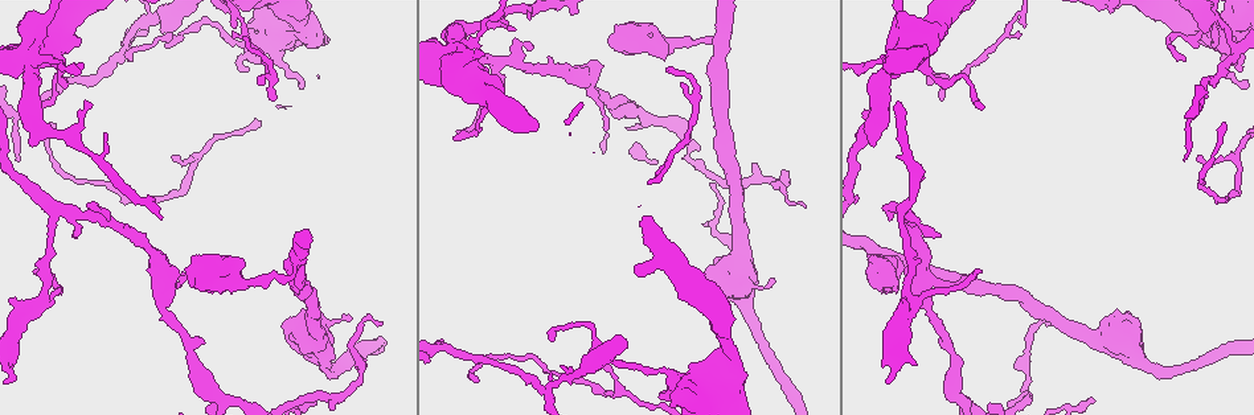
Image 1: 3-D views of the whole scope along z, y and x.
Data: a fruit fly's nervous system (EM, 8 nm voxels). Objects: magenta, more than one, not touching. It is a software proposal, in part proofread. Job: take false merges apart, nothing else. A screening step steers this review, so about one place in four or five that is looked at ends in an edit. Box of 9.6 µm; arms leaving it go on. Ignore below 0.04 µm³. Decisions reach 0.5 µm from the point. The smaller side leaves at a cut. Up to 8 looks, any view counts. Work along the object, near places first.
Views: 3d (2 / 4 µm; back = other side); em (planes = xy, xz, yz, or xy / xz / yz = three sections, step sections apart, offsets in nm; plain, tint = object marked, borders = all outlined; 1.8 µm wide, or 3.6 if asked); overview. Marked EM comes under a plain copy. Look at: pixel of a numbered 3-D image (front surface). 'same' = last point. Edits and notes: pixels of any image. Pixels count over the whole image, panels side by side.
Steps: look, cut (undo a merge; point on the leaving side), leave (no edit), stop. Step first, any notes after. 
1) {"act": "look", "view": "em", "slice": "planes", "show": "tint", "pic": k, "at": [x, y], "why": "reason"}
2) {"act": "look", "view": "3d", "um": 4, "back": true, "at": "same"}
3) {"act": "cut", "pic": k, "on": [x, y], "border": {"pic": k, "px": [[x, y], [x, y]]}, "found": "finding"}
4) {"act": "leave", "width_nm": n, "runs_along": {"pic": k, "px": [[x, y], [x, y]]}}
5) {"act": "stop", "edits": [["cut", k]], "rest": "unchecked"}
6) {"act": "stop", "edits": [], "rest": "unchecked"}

{"act": "look", "view": "em", "slice": "yz", "step": 4, "show": "tint", "pic": 1, "at": [18, 118], "why": "abrupt turn"}

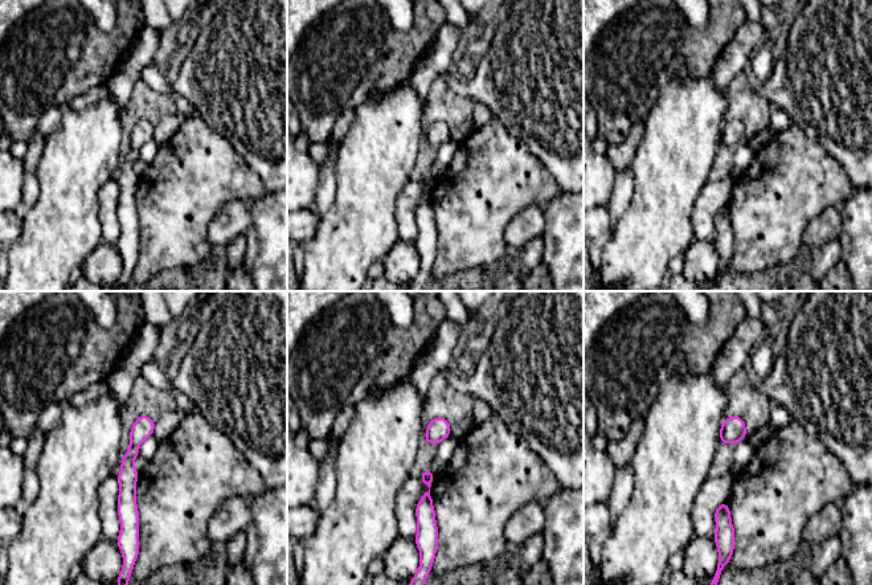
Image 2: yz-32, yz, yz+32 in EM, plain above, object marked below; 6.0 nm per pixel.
{"act": "look", "view": "em", "slice": "planes", "show": "tint", "at": "same"}

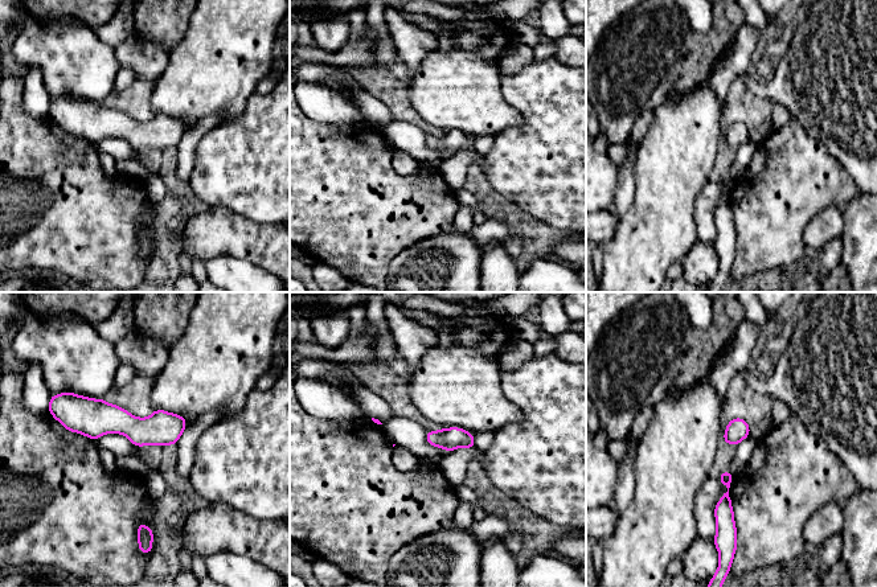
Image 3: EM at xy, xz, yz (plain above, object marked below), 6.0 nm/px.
{"act": "leave", "runs_along": {"pic": 3, "px": [[65, 421], [183, 423]]}, "found": "all the same cell"}

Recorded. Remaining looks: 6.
{"act": "look", "view": "em", "um": 3.6, "slice": "xy", "step": 16, "show": "tint", "pic": 1, "at": [451, 51], "why": "thin neck"}

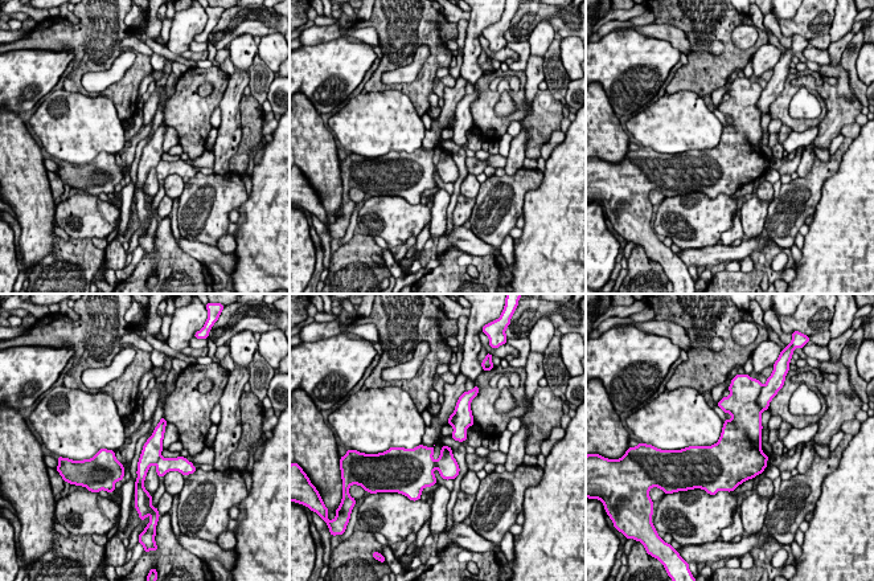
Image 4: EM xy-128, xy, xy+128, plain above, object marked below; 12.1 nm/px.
{"act": "look", "view": "em", "um": 3.6, "slice": "planes", "show": "tint", "at": "same"}

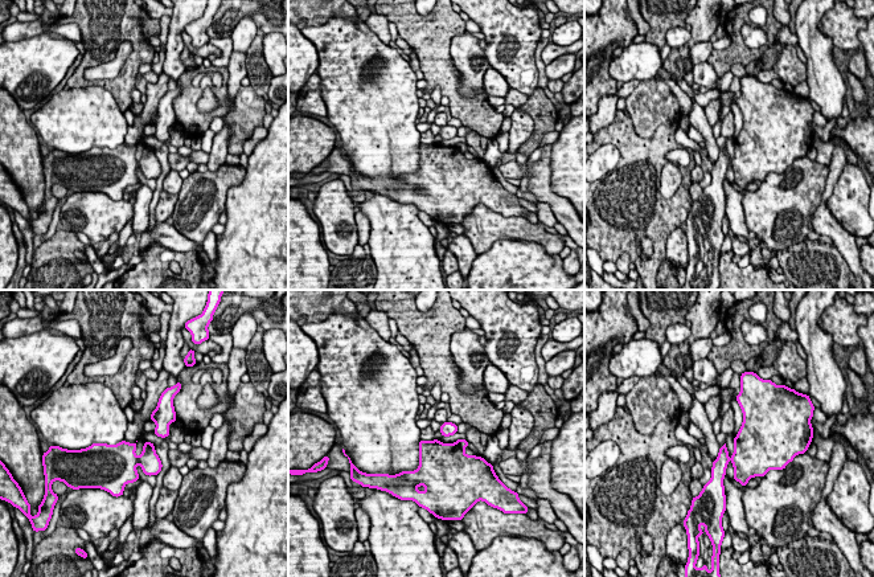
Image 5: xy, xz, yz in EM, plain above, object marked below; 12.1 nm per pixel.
{"act": "cut", "pic": 5, "on": [165, 414], "width_nm": 200, "border": {"pic": 5, "px": [[158, 408], [154, 421]]}, "found": "two cells meet here"}

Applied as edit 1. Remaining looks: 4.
{"act": "look", "view": "overview", "why": "redraw"}

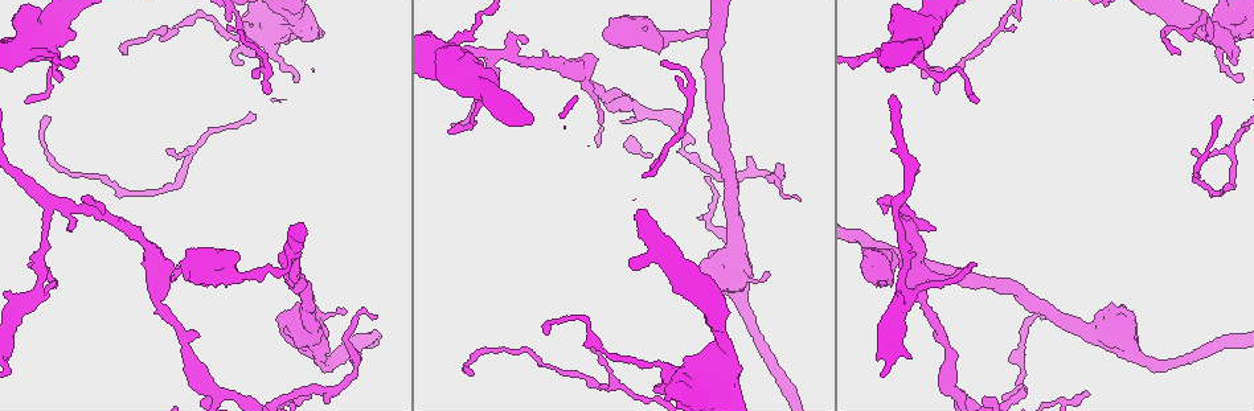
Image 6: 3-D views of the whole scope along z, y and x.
{"act": "look", "view": "em", "slice": "xz", "step": 4, "show": "tint", "pic": 6, "at": [476, 52], "why": "sharp bend"}

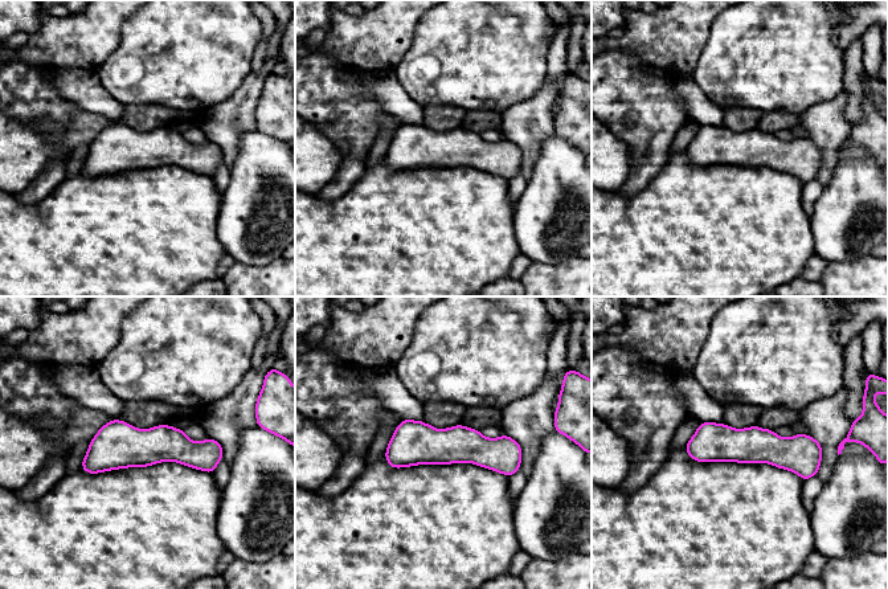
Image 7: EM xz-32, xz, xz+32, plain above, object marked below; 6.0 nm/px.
{"act": "look", "view": "em", "slice": "planes", "show": "tint", "at": "same"}

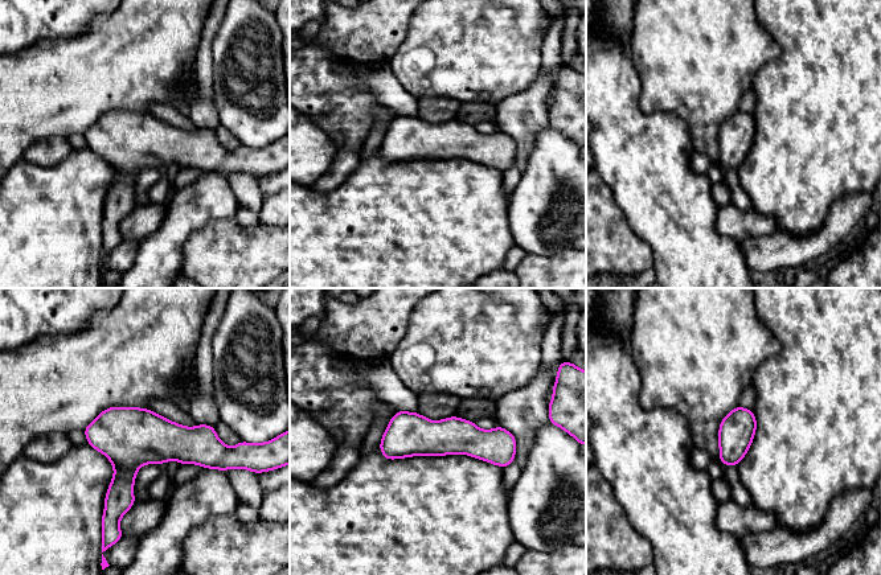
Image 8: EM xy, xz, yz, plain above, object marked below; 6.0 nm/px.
{"act": "leave", "found": "all the same cell"}

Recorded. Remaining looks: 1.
{"act": "stop", "edits": [["cut", 5]], "rest": "unchecked"}

